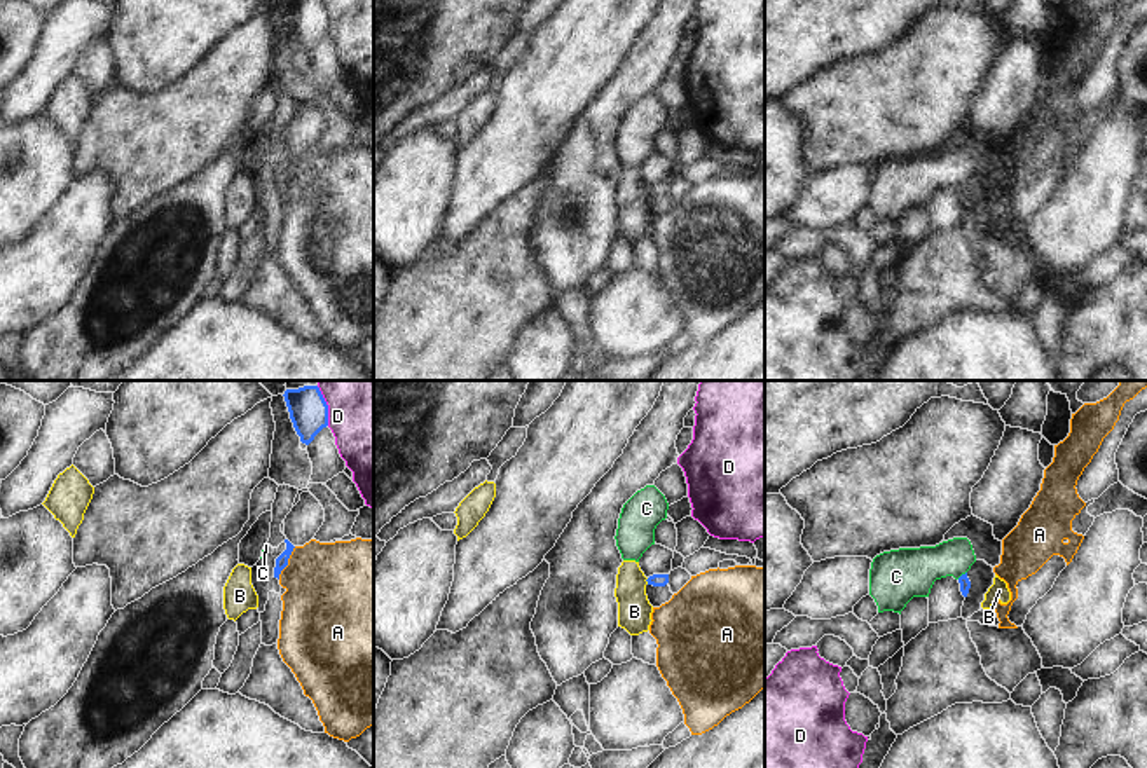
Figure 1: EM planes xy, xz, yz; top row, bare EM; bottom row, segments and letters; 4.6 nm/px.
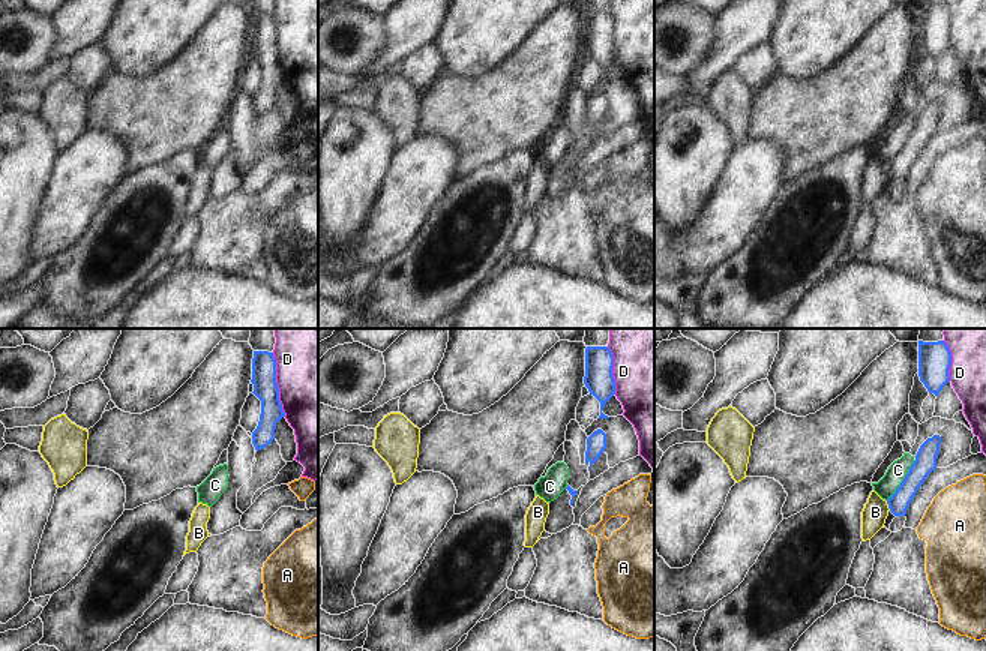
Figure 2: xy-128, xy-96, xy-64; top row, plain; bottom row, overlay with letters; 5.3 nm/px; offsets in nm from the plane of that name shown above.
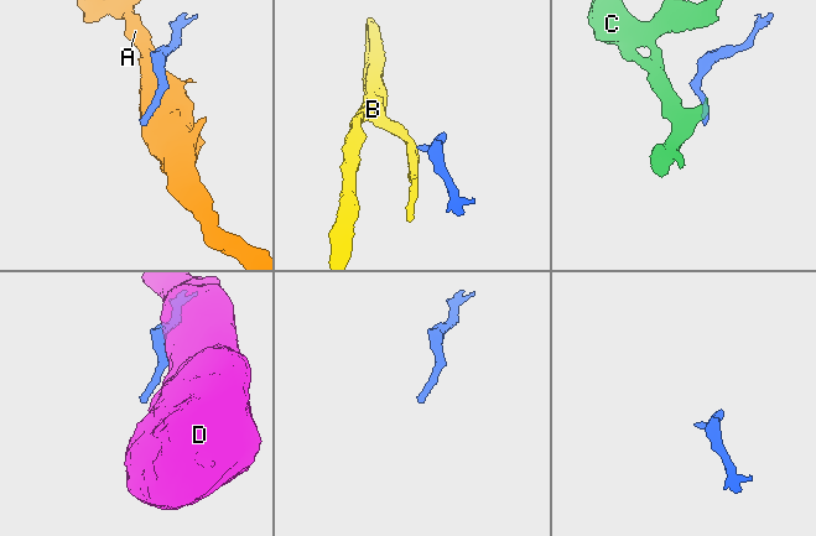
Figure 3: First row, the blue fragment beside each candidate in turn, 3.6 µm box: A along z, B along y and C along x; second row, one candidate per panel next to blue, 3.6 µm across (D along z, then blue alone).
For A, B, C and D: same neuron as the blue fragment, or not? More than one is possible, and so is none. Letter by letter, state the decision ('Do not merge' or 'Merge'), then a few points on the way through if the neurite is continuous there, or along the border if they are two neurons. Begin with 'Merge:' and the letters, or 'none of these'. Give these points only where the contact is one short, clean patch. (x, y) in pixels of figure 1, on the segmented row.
Merge: none of these
A: Do not merge. Boundary: xy (295, 547), (278, 578)
B: Do not merge. Boundary: xz (648, 578), (646, 583)
C: Do not merge. Boundary: yz (966, 571), (957, 578)
D: Do not merge

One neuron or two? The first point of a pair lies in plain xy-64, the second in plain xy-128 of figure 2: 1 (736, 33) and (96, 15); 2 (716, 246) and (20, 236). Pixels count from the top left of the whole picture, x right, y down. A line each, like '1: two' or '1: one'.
1: one
2: two

